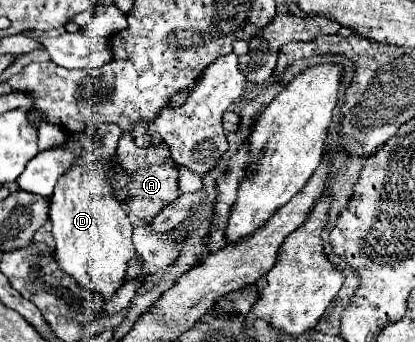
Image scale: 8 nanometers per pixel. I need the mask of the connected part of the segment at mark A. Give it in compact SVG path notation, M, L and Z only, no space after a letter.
M123 133L119 139L119 147L117 147L117 155L119 155L119 163L123 167L123 171L129 175L131 183L129 183L129 197L125 199L125 205L129 207L129 211L139 217L139 219L153 219L157 217L165 205L173 203L181 193L179 193L179 169L171 159L171 149L167 149L165 143L159 145L151 145L151 147L137 147L133 141L131 133Z

